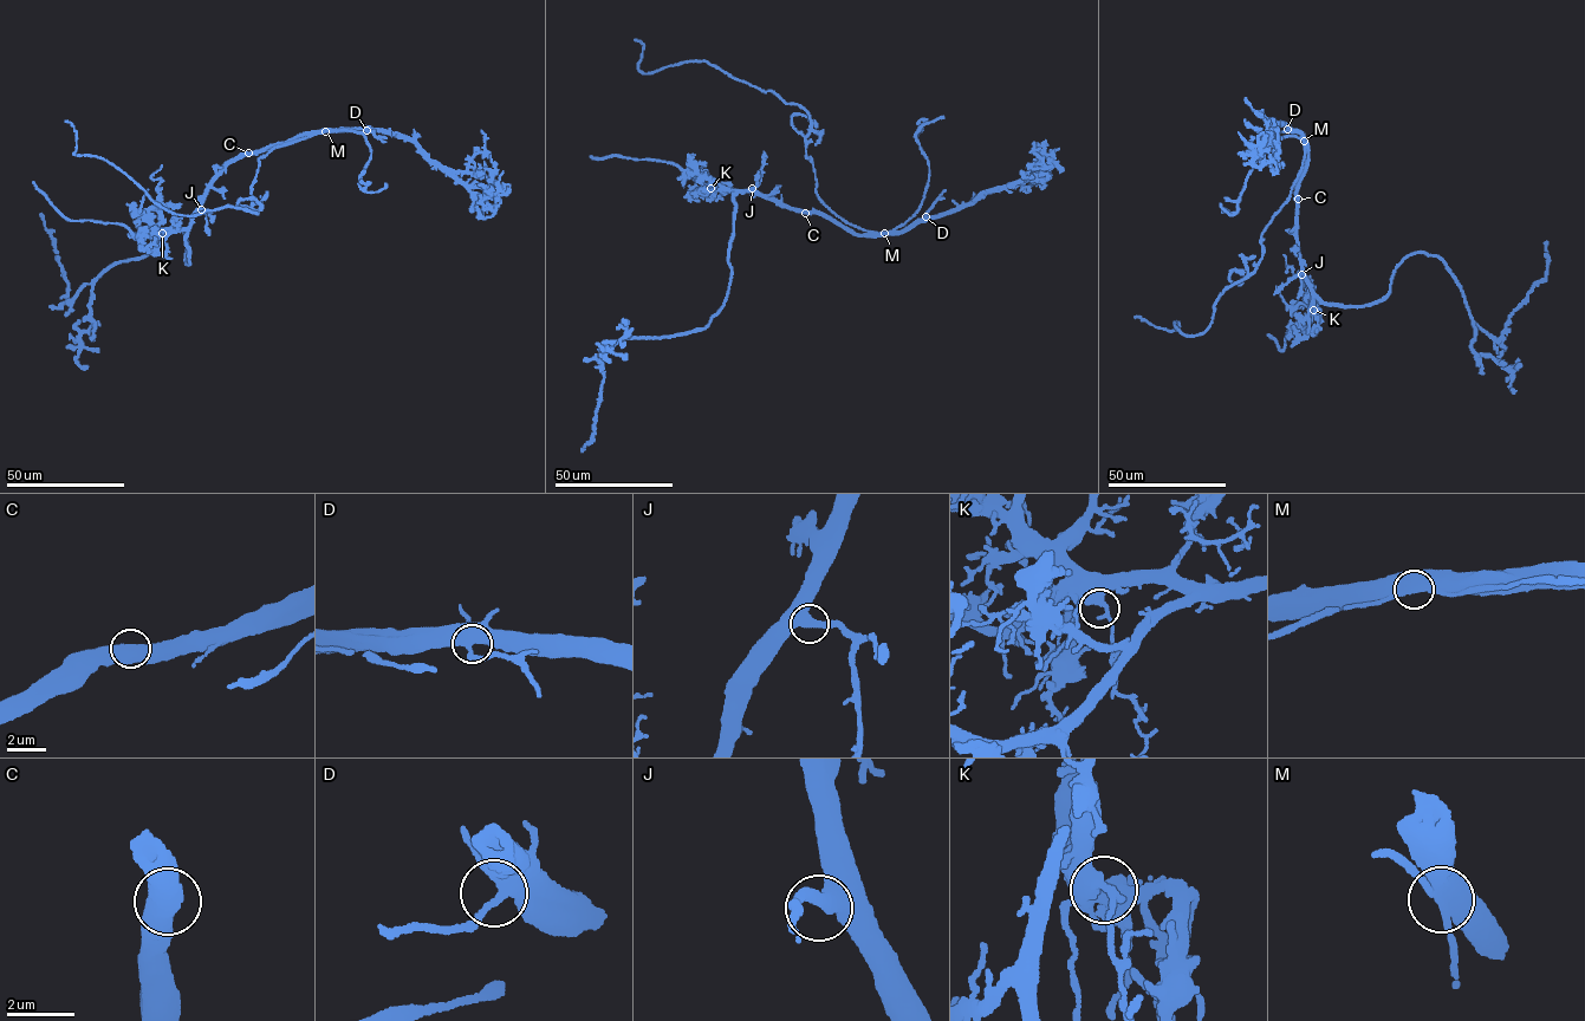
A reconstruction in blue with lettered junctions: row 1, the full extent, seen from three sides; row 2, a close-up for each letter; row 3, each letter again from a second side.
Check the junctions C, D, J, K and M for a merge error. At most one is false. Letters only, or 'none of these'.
M

